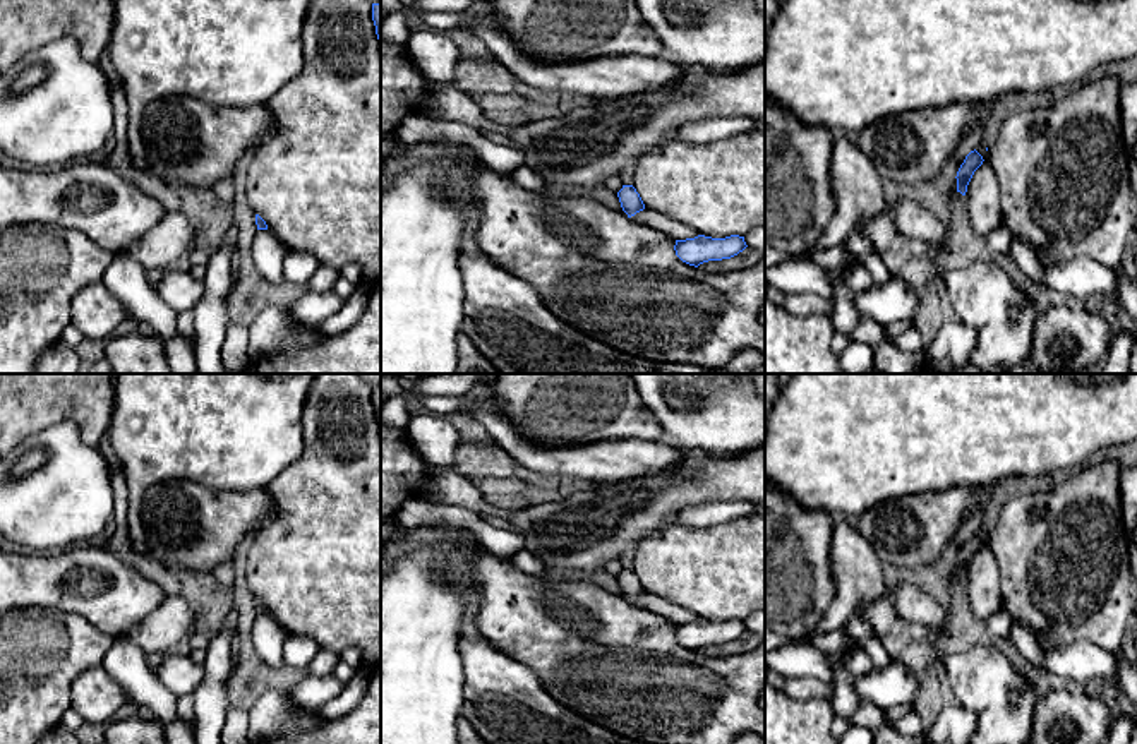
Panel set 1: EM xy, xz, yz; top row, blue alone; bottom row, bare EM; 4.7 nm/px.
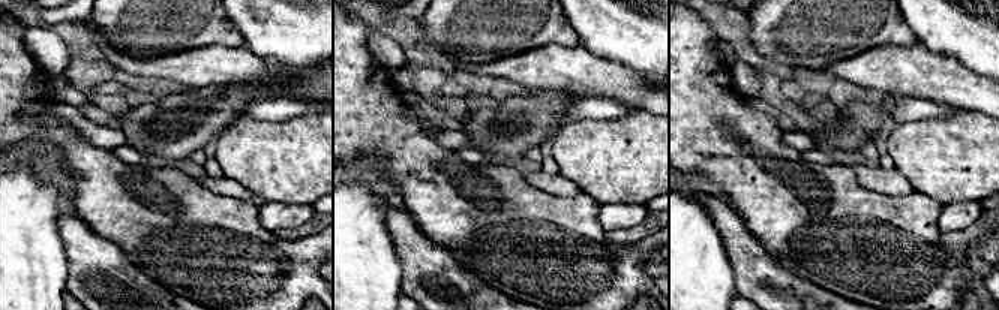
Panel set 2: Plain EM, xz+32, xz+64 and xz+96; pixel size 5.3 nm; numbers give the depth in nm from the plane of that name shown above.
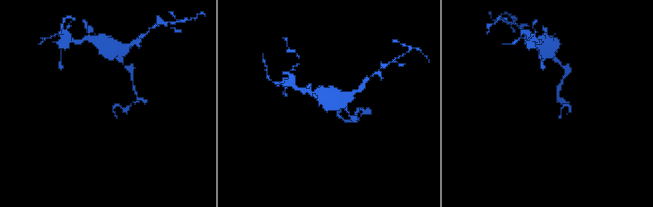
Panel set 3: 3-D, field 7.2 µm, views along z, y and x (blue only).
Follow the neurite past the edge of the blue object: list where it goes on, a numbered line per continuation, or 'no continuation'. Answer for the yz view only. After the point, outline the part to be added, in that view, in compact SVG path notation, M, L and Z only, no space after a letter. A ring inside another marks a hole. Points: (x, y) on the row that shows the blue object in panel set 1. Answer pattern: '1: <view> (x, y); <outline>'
no continuation

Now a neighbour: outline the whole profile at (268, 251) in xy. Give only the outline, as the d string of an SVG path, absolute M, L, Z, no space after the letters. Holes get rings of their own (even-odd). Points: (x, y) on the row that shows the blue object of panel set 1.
M259 230L254 238L254 262L264 279L269 283L283 283L283 259L286 247L268 230Z

